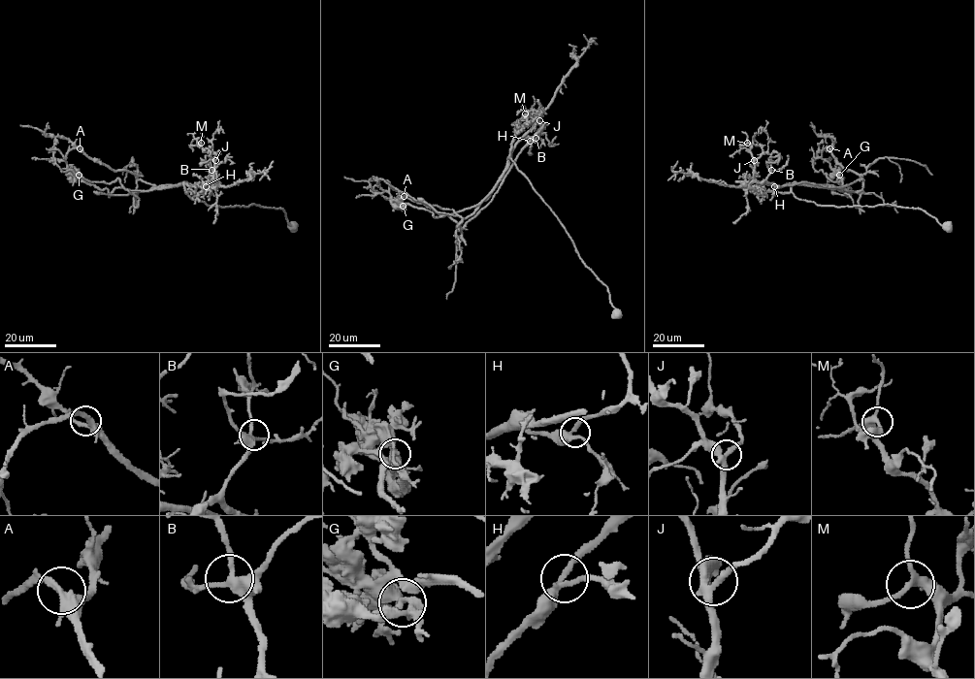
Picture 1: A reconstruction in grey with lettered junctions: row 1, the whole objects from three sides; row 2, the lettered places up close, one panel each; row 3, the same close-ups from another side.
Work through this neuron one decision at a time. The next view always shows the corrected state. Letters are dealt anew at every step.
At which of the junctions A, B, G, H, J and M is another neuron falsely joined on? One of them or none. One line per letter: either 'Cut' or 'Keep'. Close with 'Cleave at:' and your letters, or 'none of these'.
A: Keep
B: Keep
G: Cut
H: Keep
J: Keep
M: Keep
Cleave at: G

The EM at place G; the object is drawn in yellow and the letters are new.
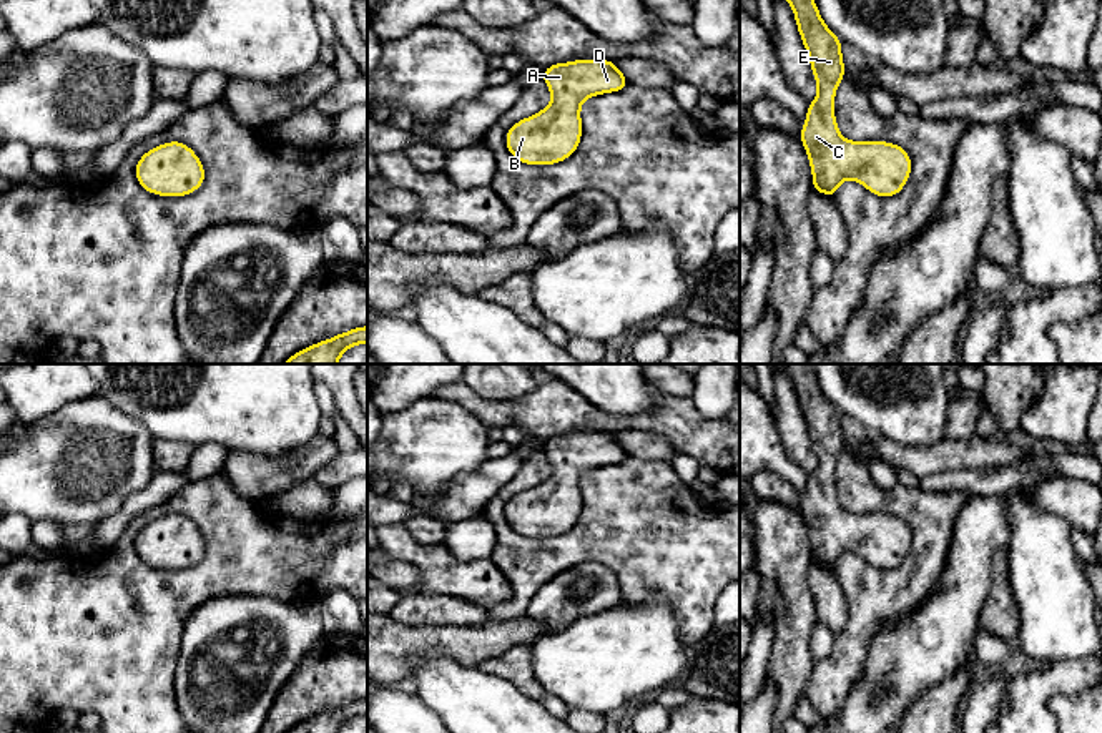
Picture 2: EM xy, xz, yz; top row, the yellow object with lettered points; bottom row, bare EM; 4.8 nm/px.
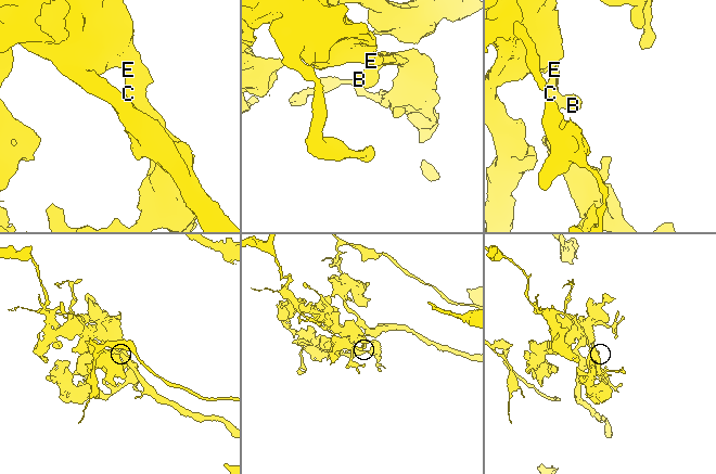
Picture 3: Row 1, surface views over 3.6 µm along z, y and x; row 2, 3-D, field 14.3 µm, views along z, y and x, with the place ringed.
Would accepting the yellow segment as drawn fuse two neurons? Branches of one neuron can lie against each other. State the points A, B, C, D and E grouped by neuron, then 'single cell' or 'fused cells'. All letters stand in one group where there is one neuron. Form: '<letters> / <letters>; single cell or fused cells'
A B C D / E; fused cells

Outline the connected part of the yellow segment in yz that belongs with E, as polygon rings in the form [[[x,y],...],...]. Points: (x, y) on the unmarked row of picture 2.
[[[771,364],[771,367],[790,374],[818,457],[818,469],[826,477],[826,494],[836,495],[834,465],[846,447],[843,414],[823,394],[811,364]]]

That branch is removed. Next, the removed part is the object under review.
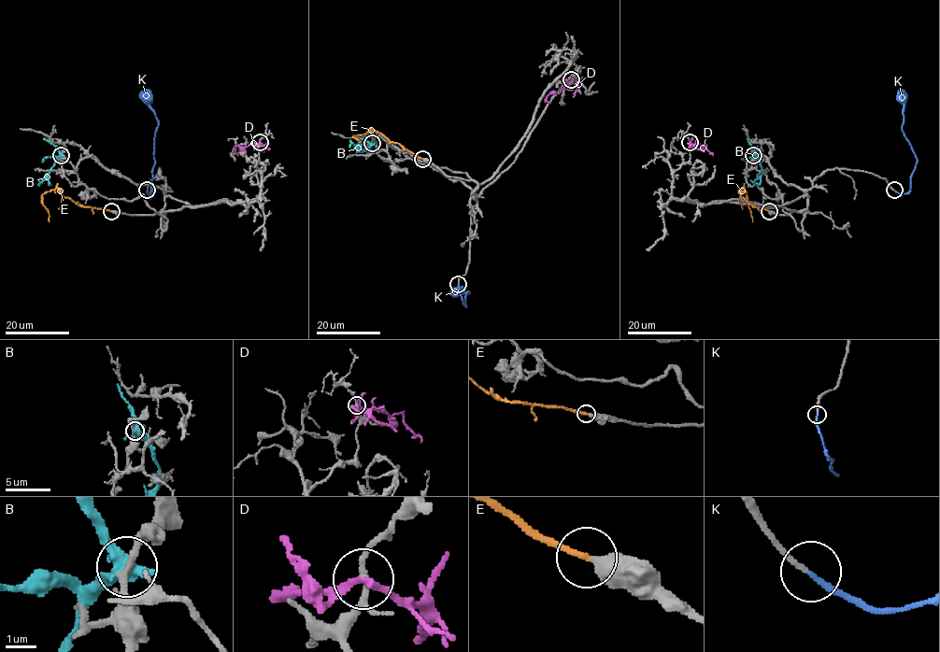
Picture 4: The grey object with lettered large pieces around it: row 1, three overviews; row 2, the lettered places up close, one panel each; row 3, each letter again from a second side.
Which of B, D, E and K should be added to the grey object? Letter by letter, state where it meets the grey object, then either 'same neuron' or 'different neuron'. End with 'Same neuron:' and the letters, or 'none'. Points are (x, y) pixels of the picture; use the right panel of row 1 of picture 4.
B: contact (753, 155); different neuron
D: contact (690, 142); different neuron
E: contact (769, 211); same neuron
K: contact (894, 190); same neuron
Same neuron: E, K

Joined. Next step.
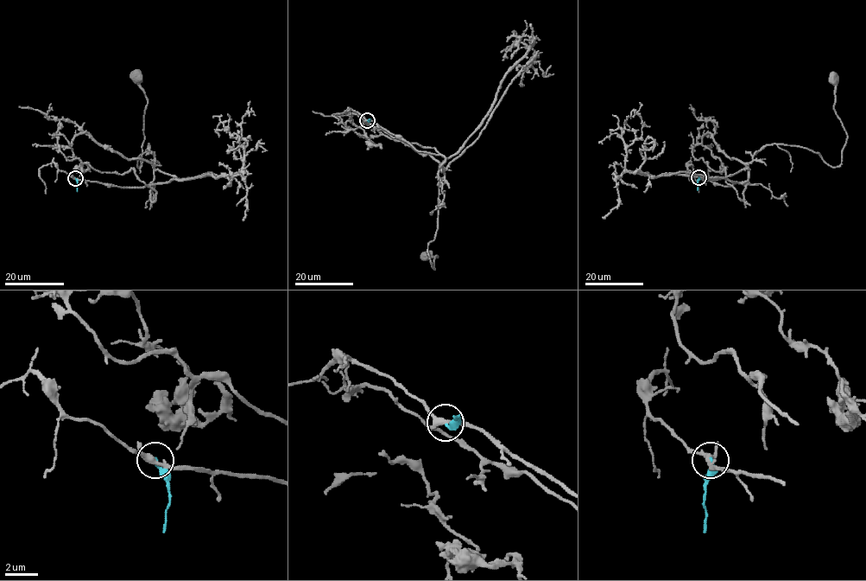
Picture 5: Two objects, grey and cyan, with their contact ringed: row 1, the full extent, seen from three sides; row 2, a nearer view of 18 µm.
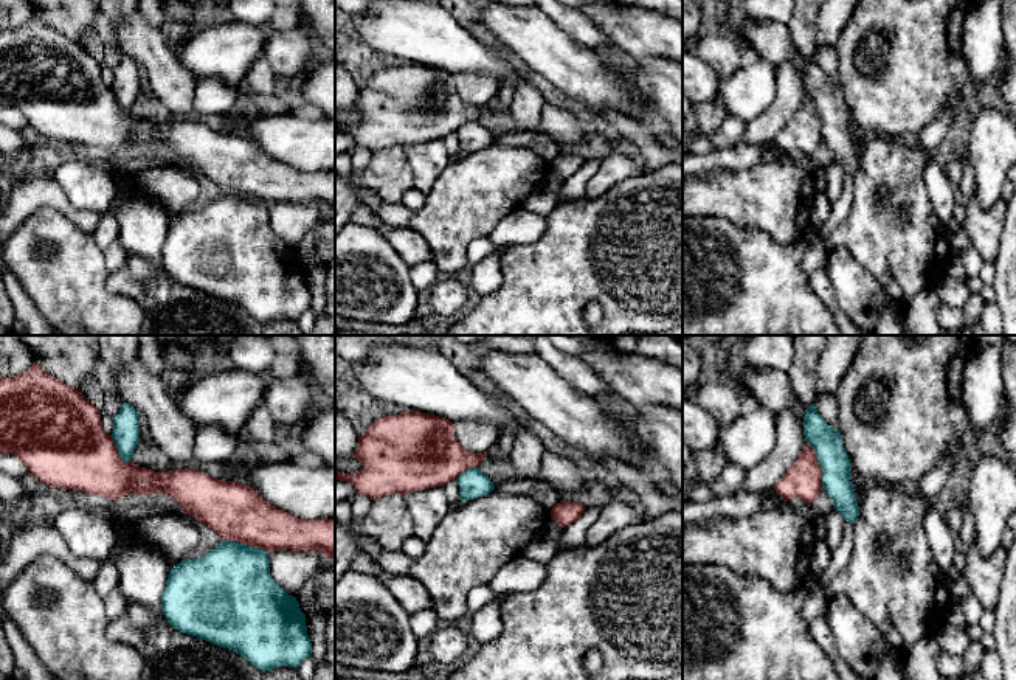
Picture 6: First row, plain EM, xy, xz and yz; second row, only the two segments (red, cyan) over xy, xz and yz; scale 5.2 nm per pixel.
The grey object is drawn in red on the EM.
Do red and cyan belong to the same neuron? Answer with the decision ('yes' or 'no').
no

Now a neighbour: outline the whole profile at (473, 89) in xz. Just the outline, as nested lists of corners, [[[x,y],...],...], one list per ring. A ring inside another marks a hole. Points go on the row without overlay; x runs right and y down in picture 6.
[[[459,73],[453,75],[453,78],[458,95],[472,106],[484,106],[489,101],[496,99],[501,87],[496,79],[475,73]]]

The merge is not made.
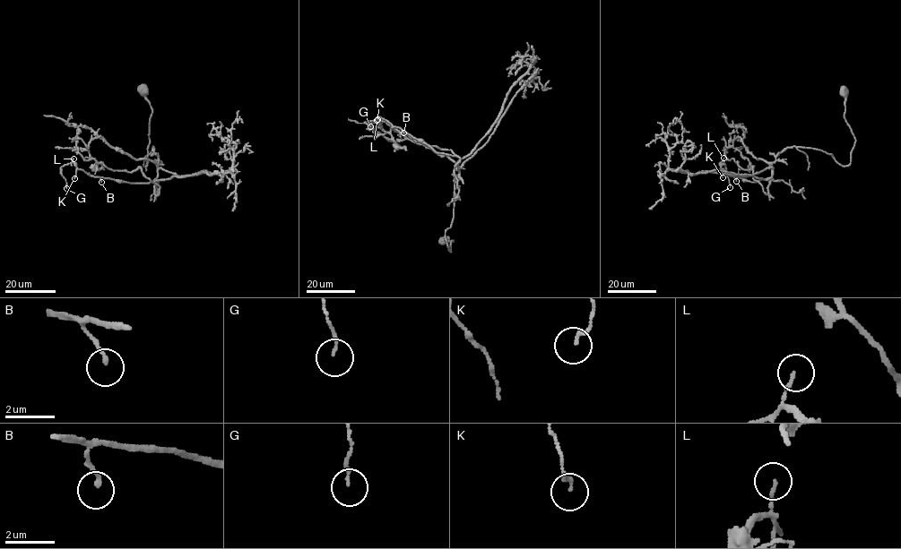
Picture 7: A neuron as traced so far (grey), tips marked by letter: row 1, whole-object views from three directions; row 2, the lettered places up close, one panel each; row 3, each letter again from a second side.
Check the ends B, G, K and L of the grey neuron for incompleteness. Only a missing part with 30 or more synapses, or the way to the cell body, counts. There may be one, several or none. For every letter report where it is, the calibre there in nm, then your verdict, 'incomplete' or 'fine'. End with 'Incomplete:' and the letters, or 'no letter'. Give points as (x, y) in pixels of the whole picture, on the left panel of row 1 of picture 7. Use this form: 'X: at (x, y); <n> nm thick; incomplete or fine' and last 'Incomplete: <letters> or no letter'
B: at (101, 182); 160 nm thick; fine
G: at (66, 188); 100 nm thick; fine
K: at (74, 178); 120 nm thick; fine
L: at (73, 158); 120 nm thick; fine
Incomplete: no letter

